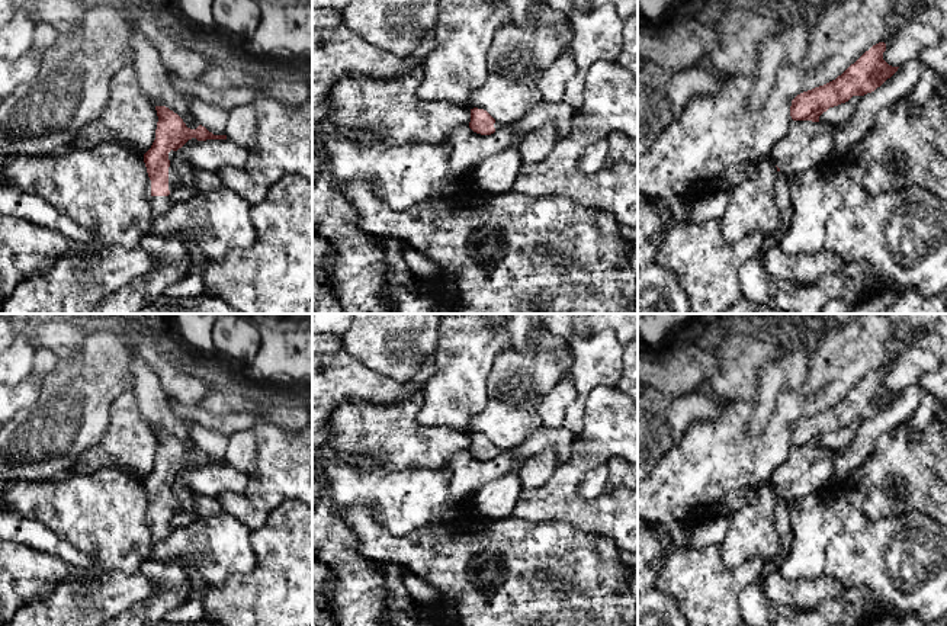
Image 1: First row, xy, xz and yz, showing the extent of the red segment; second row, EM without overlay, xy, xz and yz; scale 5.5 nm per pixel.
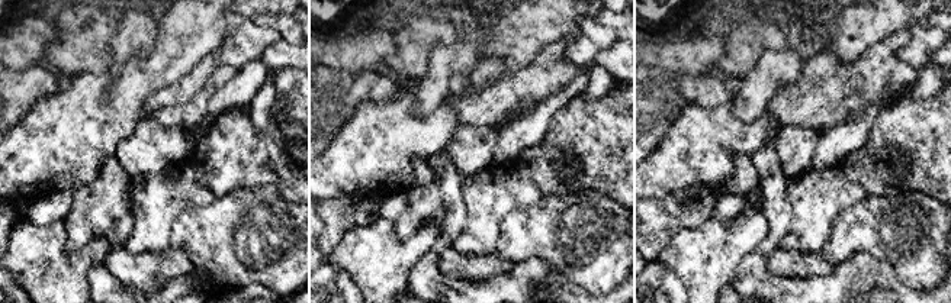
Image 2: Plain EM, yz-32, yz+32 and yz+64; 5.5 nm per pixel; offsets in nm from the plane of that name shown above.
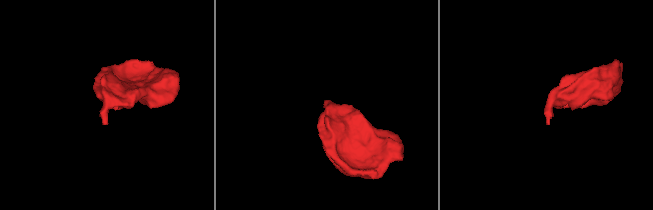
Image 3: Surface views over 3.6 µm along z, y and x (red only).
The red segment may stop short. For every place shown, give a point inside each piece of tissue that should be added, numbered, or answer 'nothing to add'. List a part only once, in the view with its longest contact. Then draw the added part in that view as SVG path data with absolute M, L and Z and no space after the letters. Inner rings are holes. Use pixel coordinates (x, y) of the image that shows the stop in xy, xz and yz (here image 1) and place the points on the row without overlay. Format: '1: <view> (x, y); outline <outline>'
1: xy (160, 530); outline M173 475L168 478L168 485L170 485L170 492L168 492L168 516L170 516L170 520L179 513L179 504L177 504L177 501L176 501L176 498L174 498L173 489L171 489L174 479L176 479L176 476L173 476ZM150 503L147 504L147 517L148 517L148 520L151 521L151 545L164 540L164 539L174 530L174 529L171 527L171 524L170 524L170 520L168 520L168 521L153 521L153 520L151 520L151 505L150 505Z

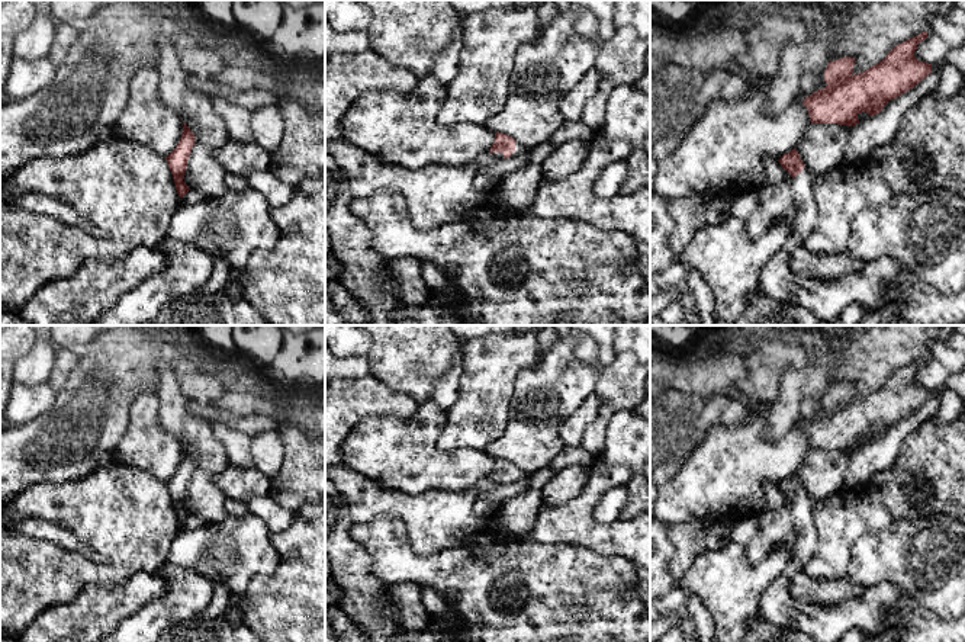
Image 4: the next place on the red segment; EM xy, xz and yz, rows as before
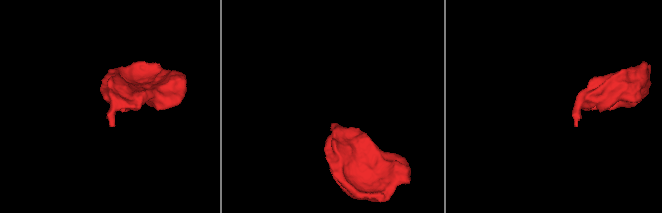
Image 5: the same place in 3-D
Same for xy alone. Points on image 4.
nothing to add

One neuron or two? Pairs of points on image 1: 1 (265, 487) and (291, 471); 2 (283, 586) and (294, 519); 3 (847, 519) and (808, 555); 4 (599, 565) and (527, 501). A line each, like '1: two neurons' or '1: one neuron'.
1: one neuron
2: one neuron
3: one neuron
4: two neurons

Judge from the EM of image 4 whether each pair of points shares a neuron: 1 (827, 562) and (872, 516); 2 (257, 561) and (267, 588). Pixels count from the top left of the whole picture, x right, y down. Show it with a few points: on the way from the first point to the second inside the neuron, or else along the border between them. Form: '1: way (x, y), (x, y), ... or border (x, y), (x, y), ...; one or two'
1: way (835, 549), (859, 525); one
2: border (272, 542), (279, 565), (257, 574), (240, 600); two

